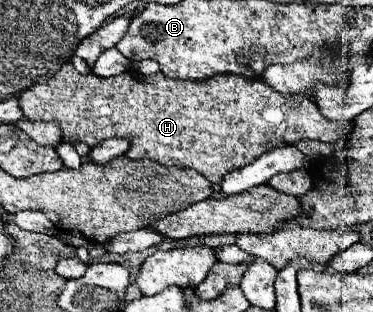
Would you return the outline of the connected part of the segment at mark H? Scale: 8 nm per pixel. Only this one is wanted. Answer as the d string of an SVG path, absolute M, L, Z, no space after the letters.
M65 62L59 72L45 84L35 84L33 88L17 94L23 118L41 120L41 122L57 122L61 128L63 142L85 142L87 146L95 146L107 138L125 138L129 140L129 150L125 156L129 160L155 160L163 166L183 166L193 168L203 174L211 184L221 184L221 178L227 170L249 164L253 158L261 154L295 144L299 140L319 140L319 142L339 142L347 140L353 122L333 122L327 120L315 102L307 96L297 94L281 94L275 92L261 78L245 78L237 74L219 74L207 80L175 80L167 78L161 72L143 76L135 72L123 72L119 76L101 78L97 74L81 76L75 72L71 62Z

